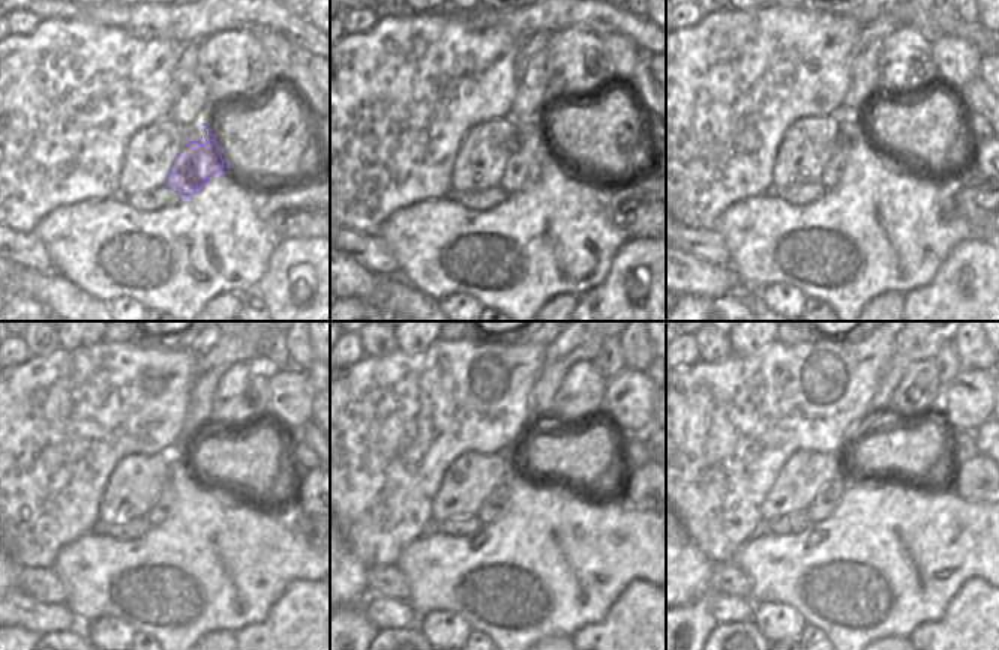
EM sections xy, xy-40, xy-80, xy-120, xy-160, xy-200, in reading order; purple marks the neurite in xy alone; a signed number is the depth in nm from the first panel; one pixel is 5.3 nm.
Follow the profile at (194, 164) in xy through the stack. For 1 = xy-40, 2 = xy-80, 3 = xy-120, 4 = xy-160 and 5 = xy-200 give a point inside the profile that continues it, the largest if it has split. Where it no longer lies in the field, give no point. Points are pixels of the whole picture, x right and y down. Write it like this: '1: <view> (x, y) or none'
1: xy-40 (522, 168)
2: xy-80 (831, 176)
3: xy-120 (162, 509)
4: xy-160 (494, 505)
5: xy-200 (827, 500)

